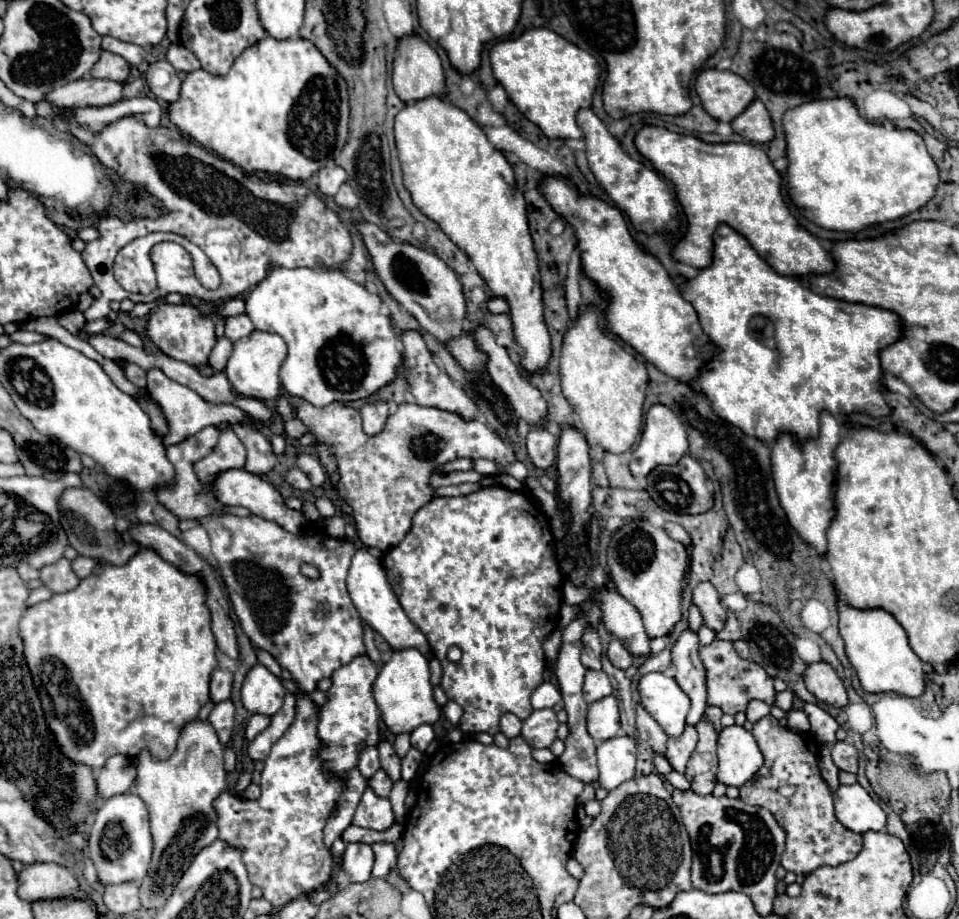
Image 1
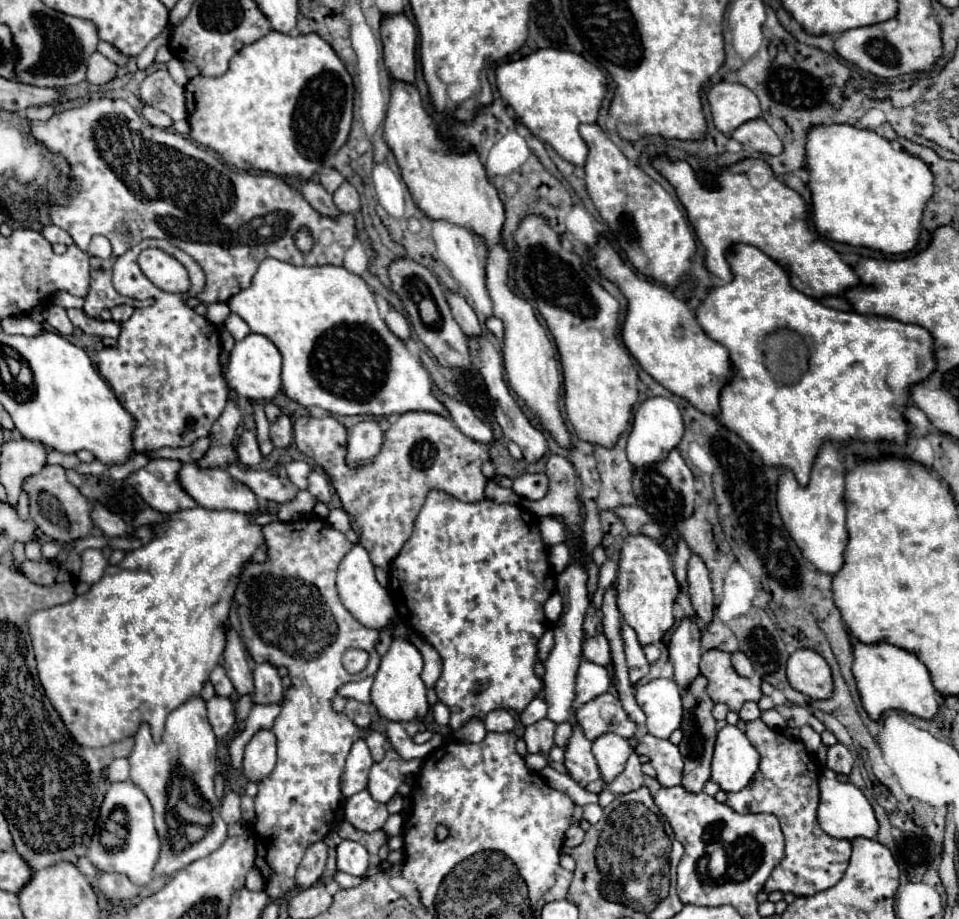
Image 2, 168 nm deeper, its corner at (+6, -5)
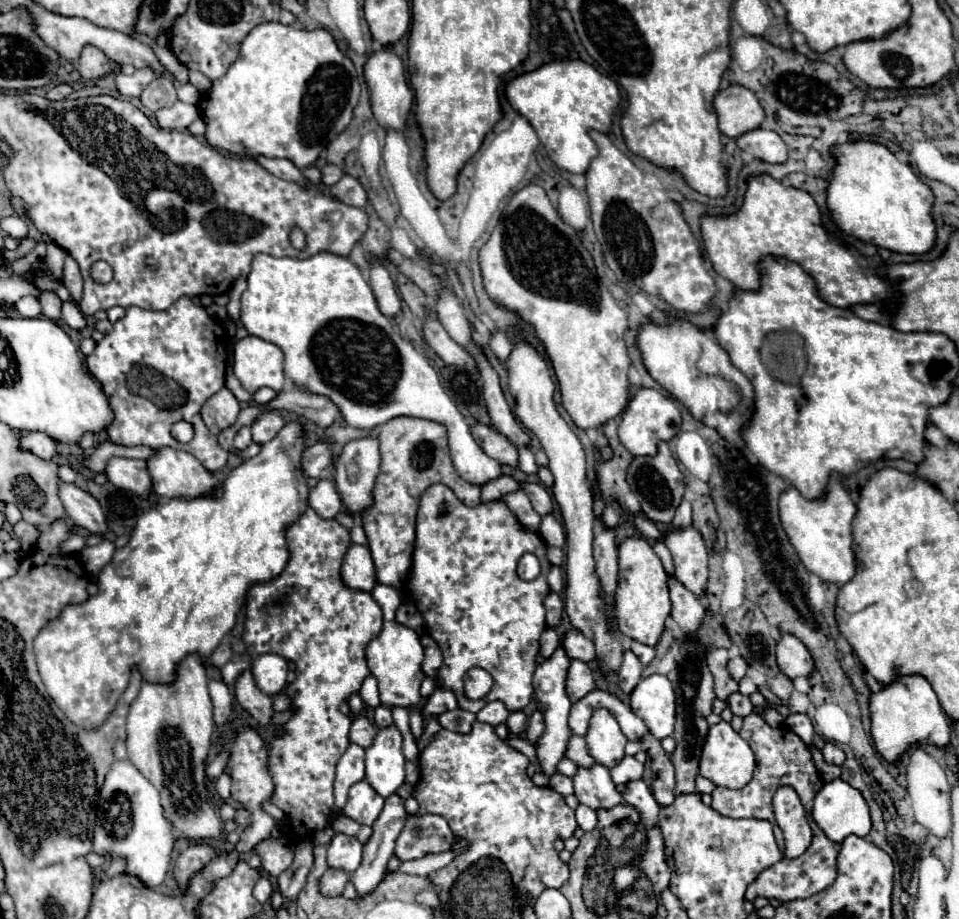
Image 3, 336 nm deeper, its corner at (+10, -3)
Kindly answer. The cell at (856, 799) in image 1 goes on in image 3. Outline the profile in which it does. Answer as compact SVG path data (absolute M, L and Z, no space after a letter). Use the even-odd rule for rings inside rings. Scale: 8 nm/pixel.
M841 779L829 781L821 787L821 791L815 797L815 805L813 805L813 819L825 831L825 835L831 841L837 841L837 843L841 843L847 835L867 837L869 831L871 831L869 807L867 807L863 795L857 789L853 789L849 783L841 781Z

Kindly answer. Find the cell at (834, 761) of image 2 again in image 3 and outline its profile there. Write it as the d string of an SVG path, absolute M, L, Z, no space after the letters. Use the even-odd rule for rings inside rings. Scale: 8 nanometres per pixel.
M825 743L823 747L823 759L825 763L833 763L833 765L843 765L845 763L845 753L835 745L835 743Z

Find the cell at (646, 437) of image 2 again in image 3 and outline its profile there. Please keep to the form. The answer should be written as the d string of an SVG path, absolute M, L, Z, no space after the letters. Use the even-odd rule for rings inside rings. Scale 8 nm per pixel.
M641 387L633 399L629 401L623 421L619 425L619 439L621 445L633 455L655 455L659 441L673 439L681 429L681 411L676 401L665 397L657 389Z

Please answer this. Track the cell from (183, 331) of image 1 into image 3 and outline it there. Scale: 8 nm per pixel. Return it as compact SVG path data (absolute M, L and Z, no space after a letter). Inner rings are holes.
M175 303L165 311L149 311L139 307L127 307L123 319L113 325L113 331L107 333L95 347L95 351L85 359L89 373L101 383L105 395L109 397L115 419L107 429L109 439L117 445L135 447L173 447L177 451L187 451L197 457L205 469L221 471L227 465L227 451L217 445L217 437L209 433L201 419L201 407L205 401L215 395L225 385L225 359L227 359L227 343L229 335L223 333L223 327L205 313L203 307L193 305L193 313L189 313L191 305L175 307ZM179 419L193 423L195 437L191 443L181 445L171 437L171 425Z

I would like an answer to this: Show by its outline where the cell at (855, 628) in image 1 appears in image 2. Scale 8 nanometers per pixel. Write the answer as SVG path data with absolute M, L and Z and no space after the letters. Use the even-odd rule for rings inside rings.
M855 641L853 645L853 655L855 655L853 675L869 719L879 721L881 715L889 711L909 713L913 717L927 721L937 715L939 695L931 683L931 675L927 667L915 655L887 643L863 645L859 641Z

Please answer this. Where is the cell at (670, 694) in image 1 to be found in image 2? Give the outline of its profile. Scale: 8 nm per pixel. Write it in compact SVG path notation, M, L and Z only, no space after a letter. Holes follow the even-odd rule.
M653 679L635 689L635 699L647 717L647 729L659 739L679 729L683 707L679 685L673 679Z

